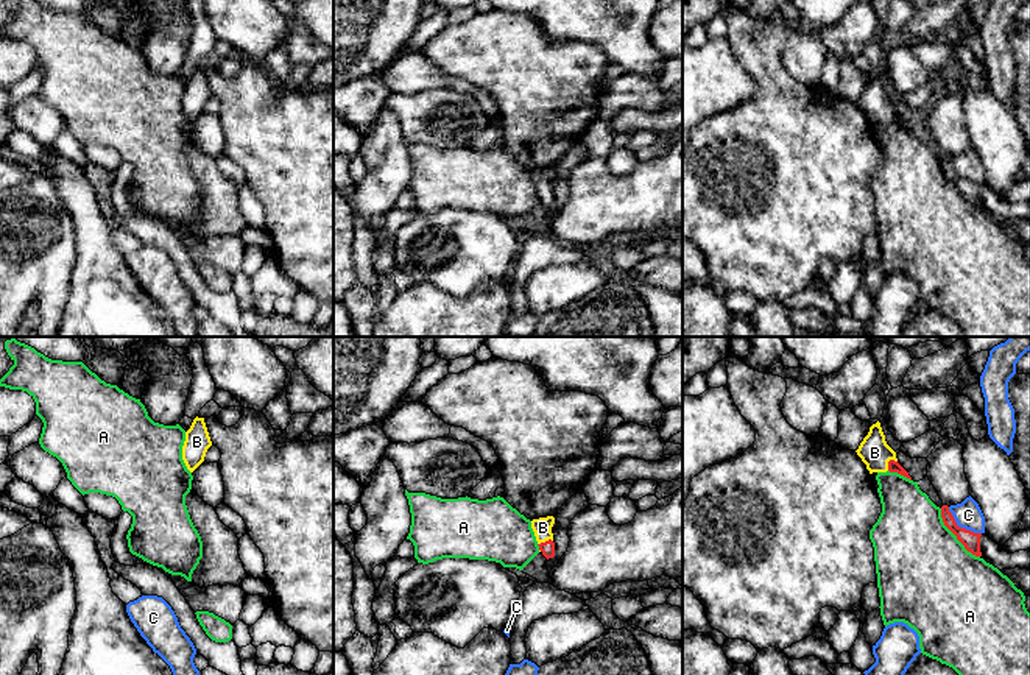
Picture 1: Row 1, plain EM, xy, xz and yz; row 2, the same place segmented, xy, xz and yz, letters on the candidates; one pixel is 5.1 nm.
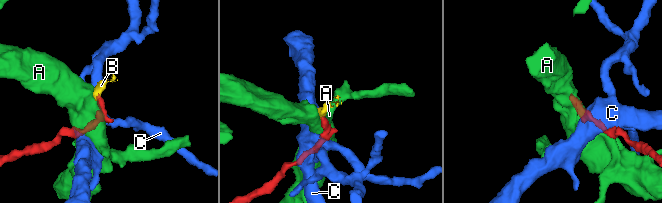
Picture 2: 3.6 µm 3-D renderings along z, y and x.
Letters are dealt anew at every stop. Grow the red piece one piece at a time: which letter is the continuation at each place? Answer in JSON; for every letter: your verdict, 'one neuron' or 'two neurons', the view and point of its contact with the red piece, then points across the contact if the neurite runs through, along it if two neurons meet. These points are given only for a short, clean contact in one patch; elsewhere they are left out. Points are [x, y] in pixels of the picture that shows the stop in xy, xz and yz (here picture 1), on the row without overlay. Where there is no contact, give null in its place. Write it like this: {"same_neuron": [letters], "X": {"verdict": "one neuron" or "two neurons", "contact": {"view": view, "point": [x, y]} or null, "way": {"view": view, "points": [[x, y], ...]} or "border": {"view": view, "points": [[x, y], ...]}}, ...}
{"same_neuron": ["B"], "A": {"verdict": "two neurons", "contact": {"view": "yz", "point": [954, 184]}}, "B": {"verdict": "one neuron", "contact": {"view": "yz", "point": [888, 113]}, "way": {"view": "yz", "points": [[893, 117], [888, 113], [874, 103]]}}, "C": {"verdict": "two neurons", "contact": {"view": "yz", "point": [960, 178]}}}

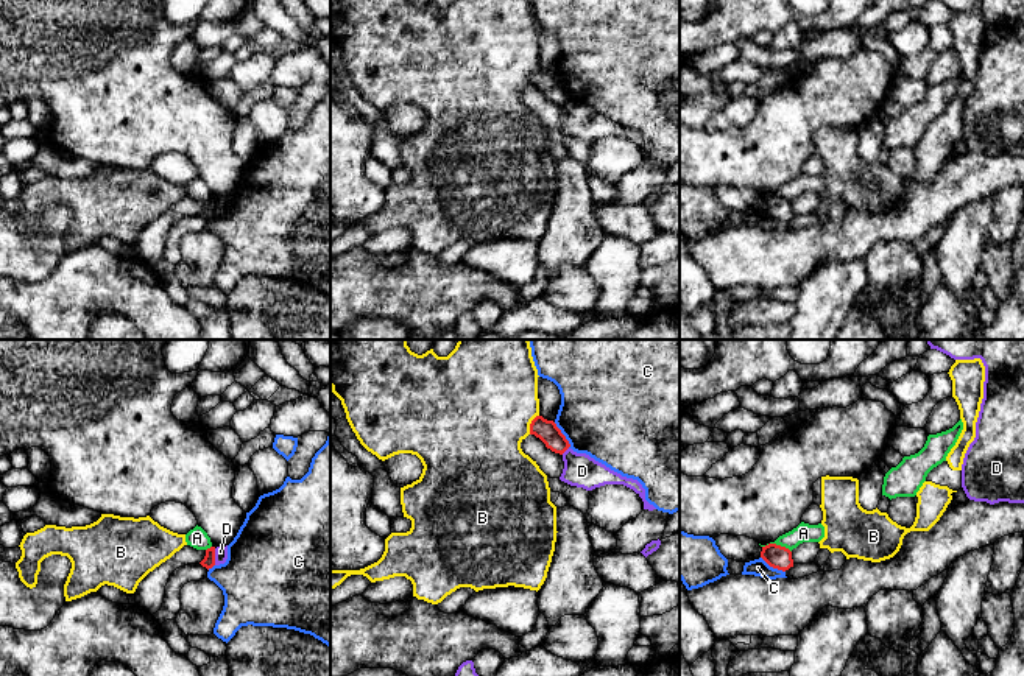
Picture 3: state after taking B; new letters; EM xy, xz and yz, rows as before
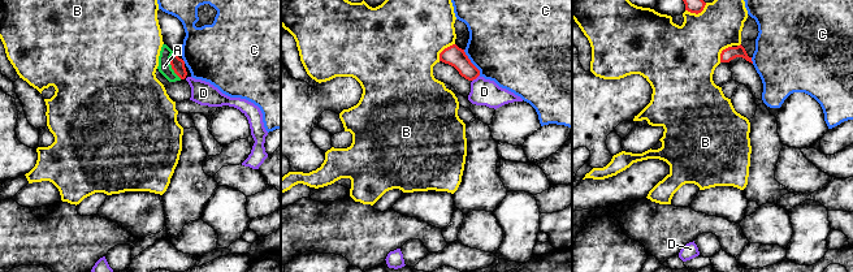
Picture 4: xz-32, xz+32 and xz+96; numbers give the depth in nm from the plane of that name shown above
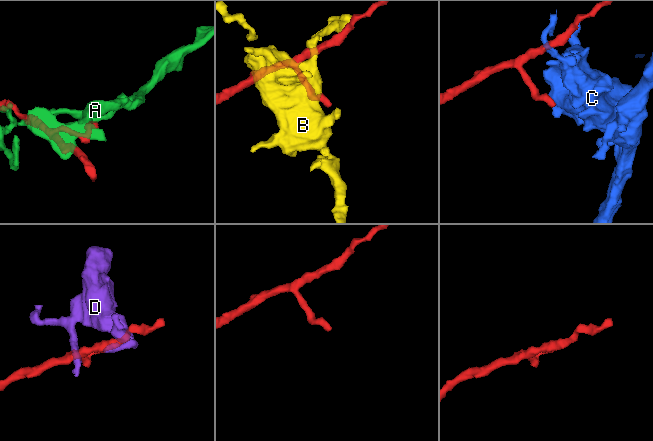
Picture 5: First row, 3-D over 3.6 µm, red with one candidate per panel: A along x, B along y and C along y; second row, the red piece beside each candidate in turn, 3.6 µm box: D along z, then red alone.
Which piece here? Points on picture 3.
{"same_neuron": [], "A": {"verdict": "two neurons", "contact": {"view": "yz", "point": [775, 195]}}, "B": {"verdict": "two neurons", "contact": {"view": "xz", "point": [530, 75]}}, "C": {"verdict": "two neurons", "contact": {"view": "xz", "point": [563, 86]}, "border": {"view": "xz", "points": [[554, 73], [569, 98]]}}, "D": {"verdict": "two neurons", "contact": {"view": "xy", "point": [214, 207]}, "border": {"view": "xy", "points": [[214, 200], [215, 215]]}}}

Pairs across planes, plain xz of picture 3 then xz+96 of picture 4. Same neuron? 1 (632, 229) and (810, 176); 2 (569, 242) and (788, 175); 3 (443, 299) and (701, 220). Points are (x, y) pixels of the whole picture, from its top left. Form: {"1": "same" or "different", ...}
{"1": "same", "2": "different", "3": "same"}

